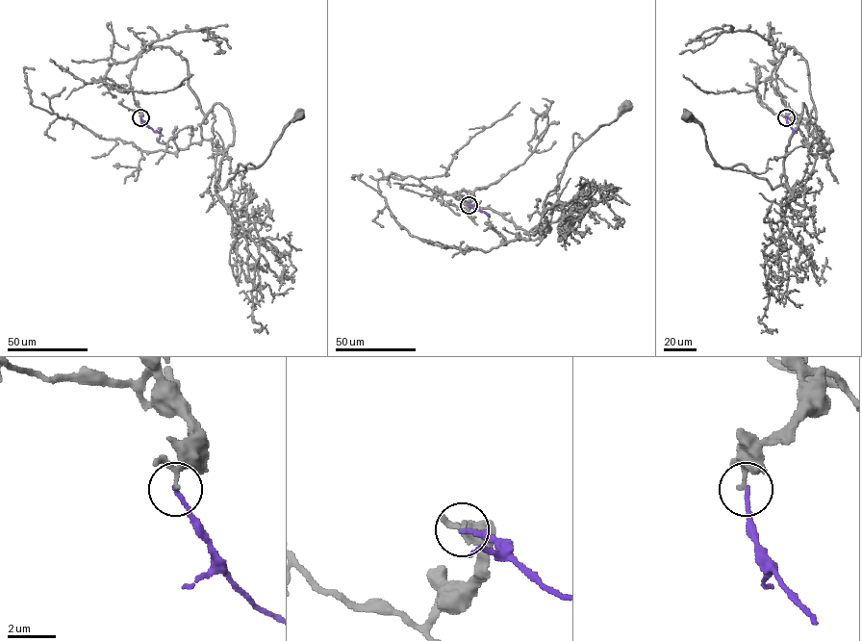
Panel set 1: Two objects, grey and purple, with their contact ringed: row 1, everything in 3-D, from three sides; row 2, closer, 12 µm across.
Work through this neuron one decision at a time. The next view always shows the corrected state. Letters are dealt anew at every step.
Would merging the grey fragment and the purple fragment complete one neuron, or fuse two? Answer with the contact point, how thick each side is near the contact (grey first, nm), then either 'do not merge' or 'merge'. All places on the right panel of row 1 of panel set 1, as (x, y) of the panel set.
place (786, 117); calibres 150 and 170 nm; do not merge

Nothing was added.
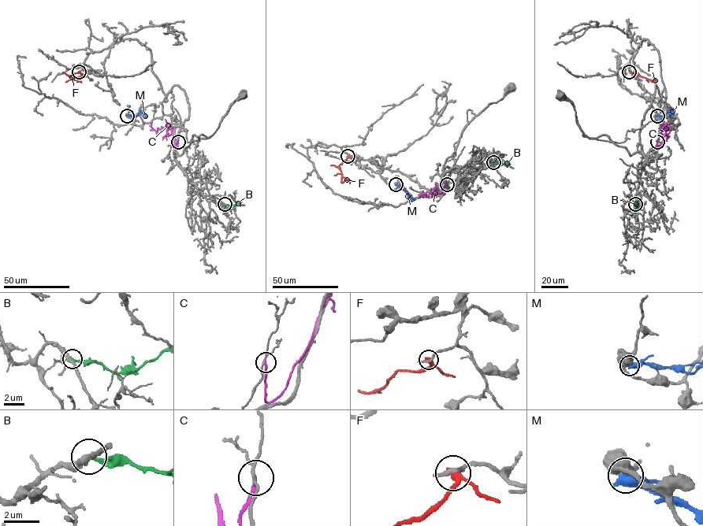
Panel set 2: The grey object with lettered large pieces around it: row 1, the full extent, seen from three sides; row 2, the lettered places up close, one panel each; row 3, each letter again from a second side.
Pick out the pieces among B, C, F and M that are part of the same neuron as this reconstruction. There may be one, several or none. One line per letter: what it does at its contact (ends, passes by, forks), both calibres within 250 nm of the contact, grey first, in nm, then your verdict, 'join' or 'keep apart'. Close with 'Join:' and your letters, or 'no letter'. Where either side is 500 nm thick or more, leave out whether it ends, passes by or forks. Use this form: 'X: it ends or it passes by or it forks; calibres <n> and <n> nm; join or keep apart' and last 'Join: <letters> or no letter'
B: it ends; calibres 340 and 200 nm; keep apart
C: it ends; calibres 120 and 200 nm; keep apart
F: it passes by; calibres 320 and 300 nm; keep apart
M: calibres 400 and 650 nm; keep apart
Join: no letter

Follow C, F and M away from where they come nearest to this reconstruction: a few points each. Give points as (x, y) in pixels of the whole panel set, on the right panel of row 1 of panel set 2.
C: (657, 142), (658, 147), (666, 131), (664, 124), (665, 128), (670, 129), (667, 134), (671, 123)
F: (630, 72), (651, 80), (655, 79), (653, 75)
M: (657, 116), (661, 116), (671, 110), (671, 117)

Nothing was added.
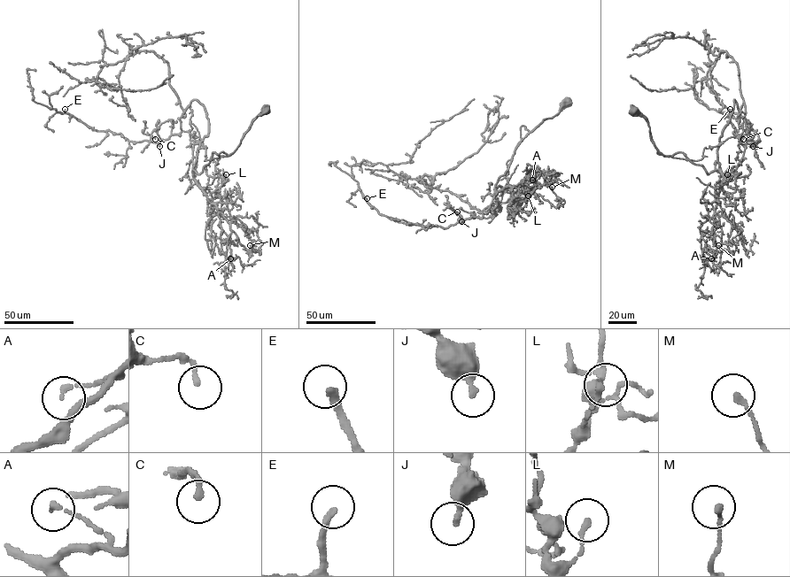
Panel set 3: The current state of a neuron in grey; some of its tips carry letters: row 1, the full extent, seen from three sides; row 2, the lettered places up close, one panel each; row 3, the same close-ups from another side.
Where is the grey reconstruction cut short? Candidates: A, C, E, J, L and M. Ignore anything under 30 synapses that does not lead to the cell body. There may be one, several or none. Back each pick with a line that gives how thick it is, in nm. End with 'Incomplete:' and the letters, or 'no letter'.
E: 220 nm
Incomplete: E

